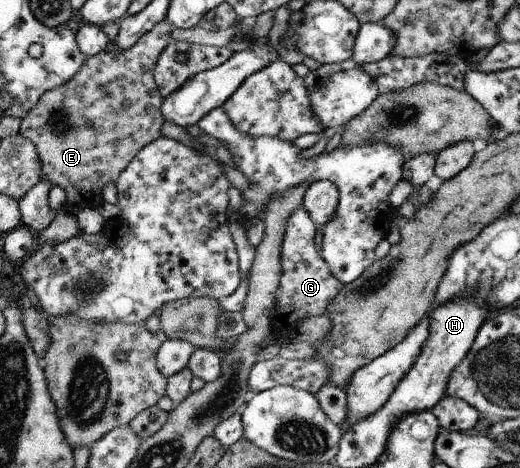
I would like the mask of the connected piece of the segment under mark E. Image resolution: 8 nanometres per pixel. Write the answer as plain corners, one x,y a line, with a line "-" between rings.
162,20
132,47
121,50
113,46
87,58
79,72
67,84
43,95
35,108
22,118
20,134
37,147
42,165
41,181
48,182
52,188
63,189
66,201
101,201
99,195
103,187
119,181
123,171
131,165
140,151
162,135
160,132
165,120
161,107
164,98
155,84
154,68
161,53
169,45
171,31
173,27
169,22

